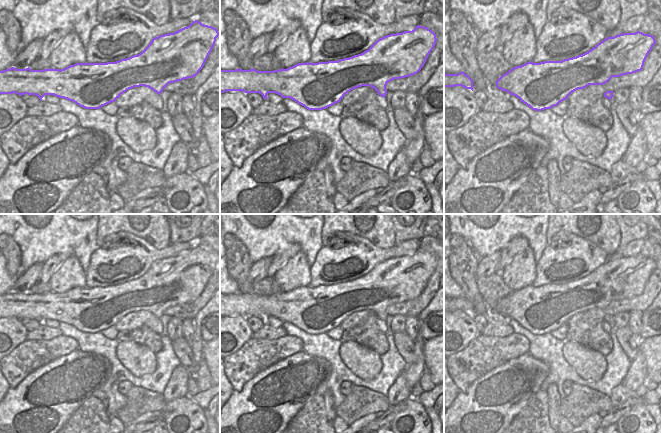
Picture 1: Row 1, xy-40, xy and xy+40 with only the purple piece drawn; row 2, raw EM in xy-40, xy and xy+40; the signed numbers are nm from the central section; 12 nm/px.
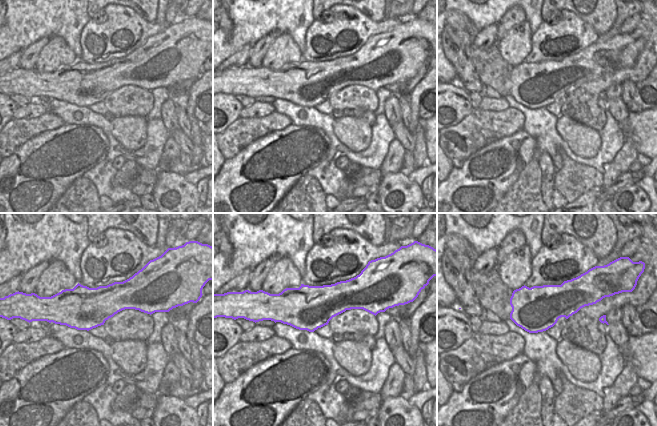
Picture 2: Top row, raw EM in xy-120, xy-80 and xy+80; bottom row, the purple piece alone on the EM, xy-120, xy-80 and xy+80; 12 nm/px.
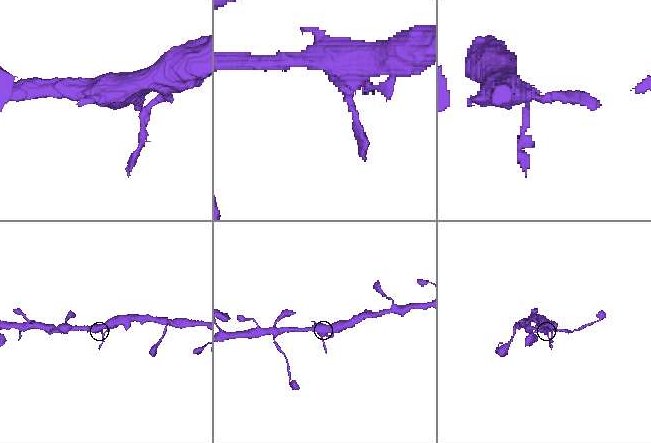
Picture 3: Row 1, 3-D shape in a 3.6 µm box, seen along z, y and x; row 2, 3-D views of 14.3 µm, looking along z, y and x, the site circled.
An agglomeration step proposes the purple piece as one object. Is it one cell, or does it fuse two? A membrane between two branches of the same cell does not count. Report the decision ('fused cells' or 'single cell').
single cell

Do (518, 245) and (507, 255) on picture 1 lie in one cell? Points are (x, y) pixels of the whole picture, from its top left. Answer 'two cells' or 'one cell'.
one cell

